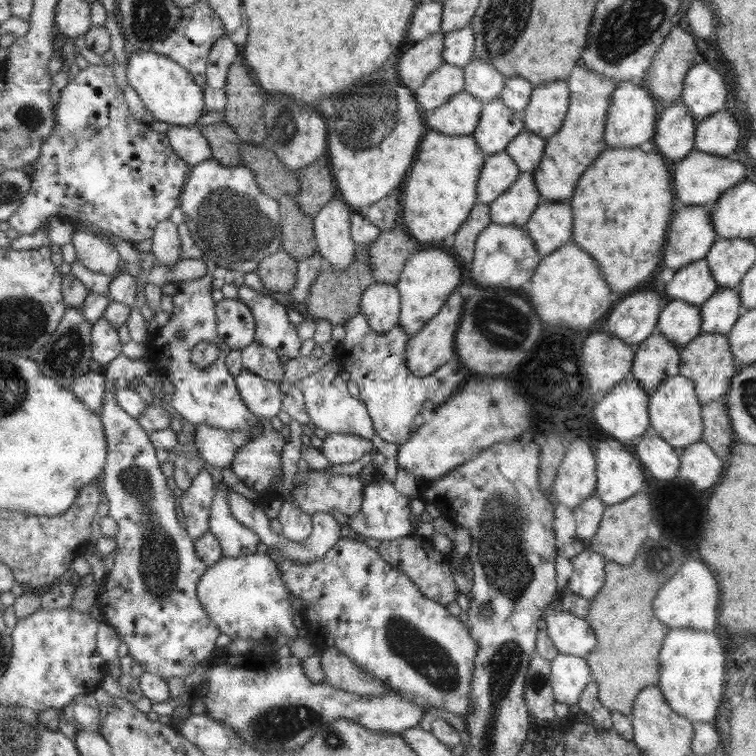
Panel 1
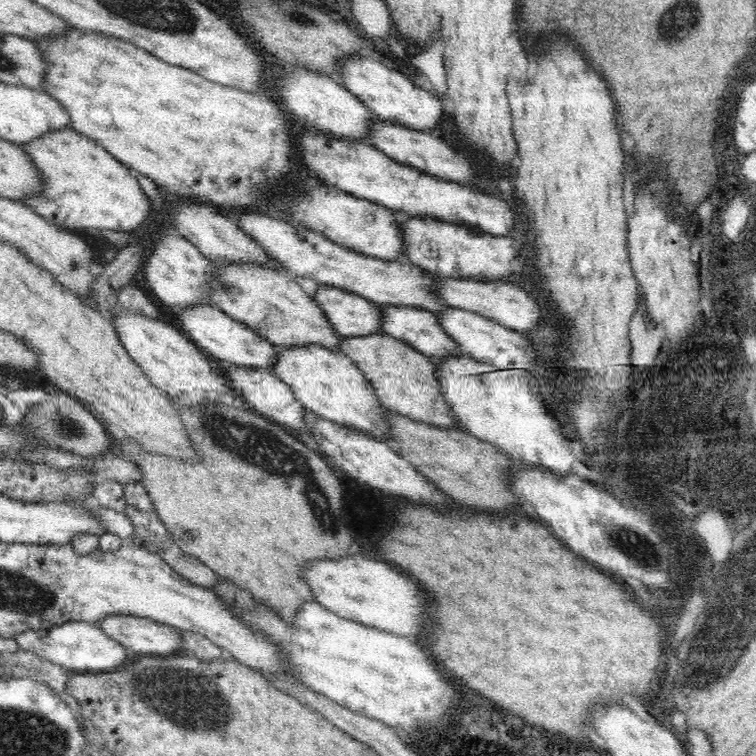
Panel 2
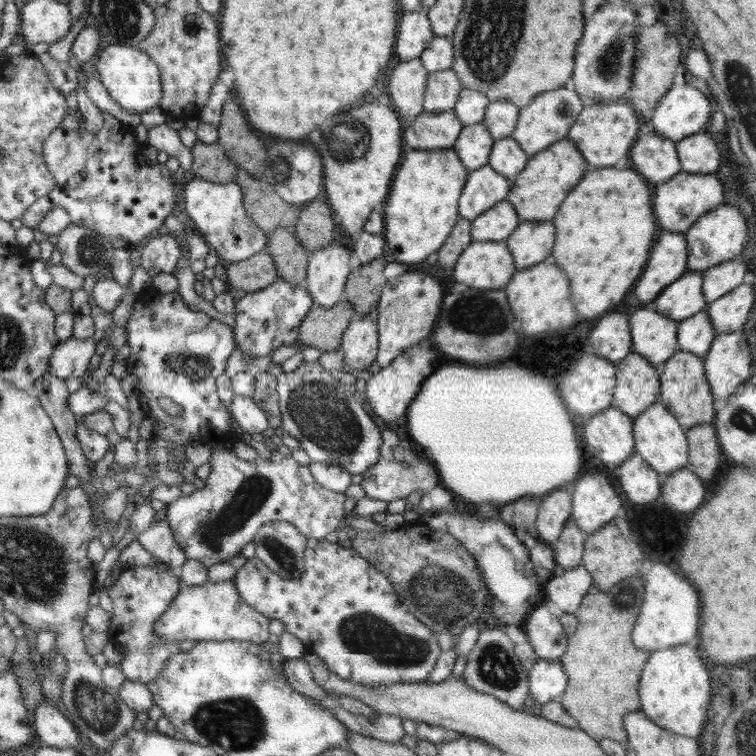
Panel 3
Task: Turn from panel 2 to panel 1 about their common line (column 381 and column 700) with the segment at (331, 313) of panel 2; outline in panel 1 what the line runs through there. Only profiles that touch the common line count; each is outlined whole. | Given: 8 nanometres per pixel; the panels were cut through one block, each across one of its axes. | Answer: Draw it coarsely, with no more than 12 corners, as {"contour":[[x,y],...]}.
{"contour":[[674,299],[655,328],[682,348],[701,333],[700,306]]}

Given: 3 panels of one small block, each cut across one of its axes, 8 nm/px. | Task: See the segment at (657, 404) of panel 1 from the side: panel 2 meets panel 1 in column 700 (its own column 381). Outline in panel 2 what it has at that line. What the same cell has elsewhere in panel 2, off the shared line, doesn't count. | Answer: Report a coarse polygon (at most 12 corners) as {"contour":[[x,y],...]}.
{"contour":[[278,346],[308,411],[390,442],[386,408],[338,349]]}

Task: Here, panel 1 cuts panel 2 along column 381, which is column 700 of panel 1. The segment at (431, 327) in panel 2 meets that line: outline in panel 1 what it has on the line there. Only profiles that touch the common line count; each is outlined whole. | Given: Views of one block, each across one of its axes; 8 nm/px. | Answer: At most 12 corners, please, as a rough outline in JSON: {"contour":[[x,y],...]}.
{"contour":[[737,288],[700,305],[700,332],[727,335],[743,313]]}

